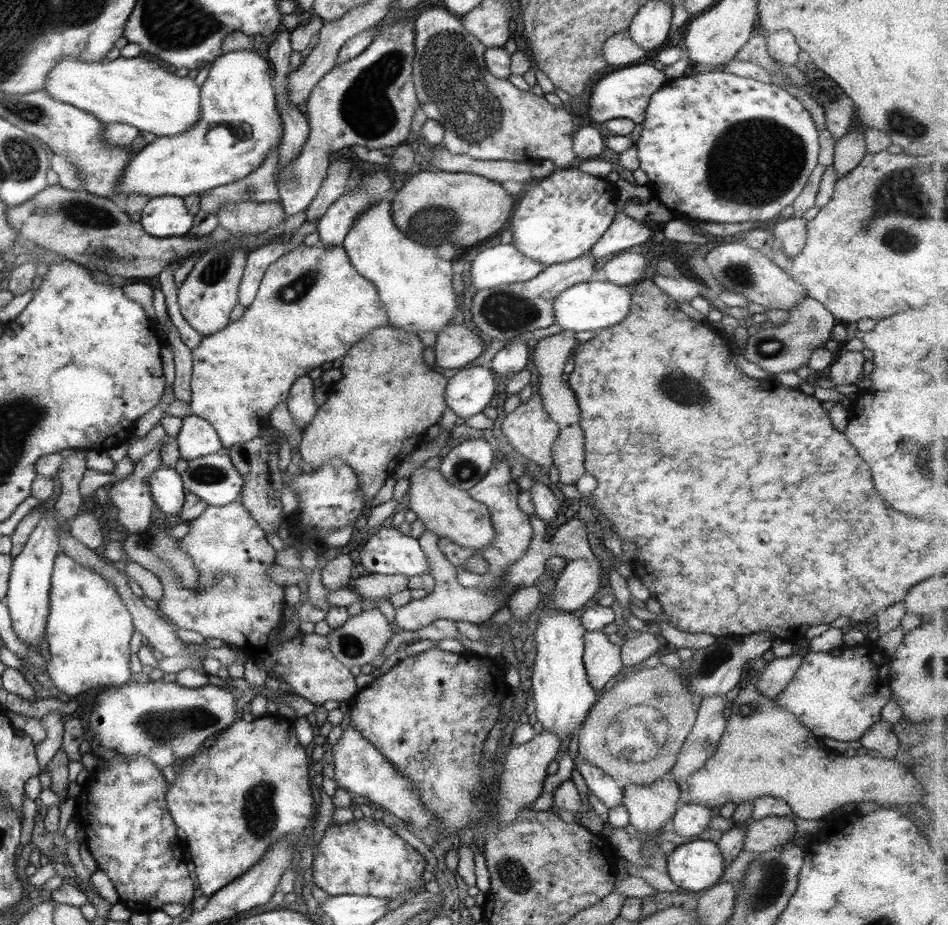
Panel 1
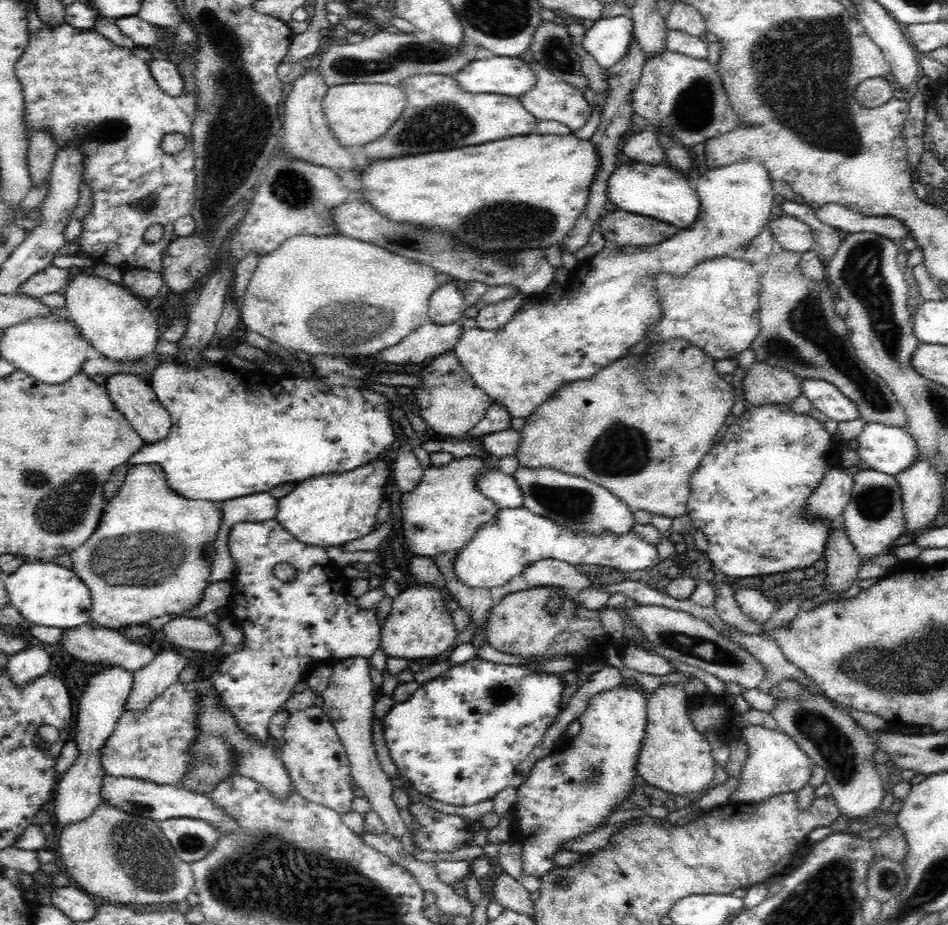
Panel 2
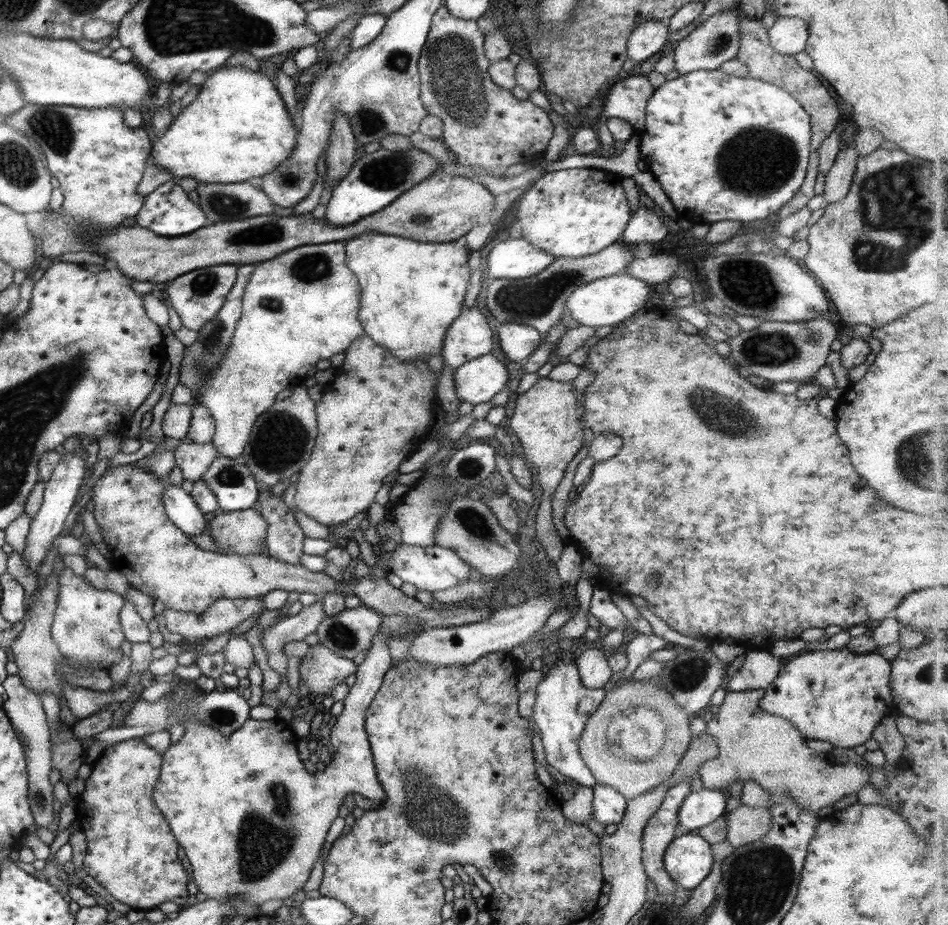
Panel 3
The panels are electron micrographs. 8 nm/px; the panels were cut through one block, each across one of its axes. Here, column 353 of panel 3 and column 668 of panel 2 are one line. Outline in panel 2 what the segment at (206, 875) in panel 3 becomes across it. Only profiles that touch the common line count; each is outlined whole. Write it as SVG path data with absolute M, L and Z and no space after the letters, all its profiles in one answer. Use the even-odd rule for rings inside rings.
M658 684L647 698L647 724L635 760L635 778L648 786L678 796L706 792L716 778L716 761L707 739L696 732L688 718L690 697L683 684Z

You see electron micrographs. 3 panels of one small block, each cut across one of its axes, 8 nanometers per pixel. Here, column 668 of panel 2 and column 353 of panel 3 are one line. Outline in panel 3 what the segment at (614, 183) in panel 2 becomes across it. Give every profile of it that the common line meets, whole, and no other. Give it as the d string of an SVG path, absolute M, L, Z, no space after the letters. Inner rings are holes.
M379 148L372 154L356 159L351 170L334 186L325 210L325 223L331 226L347 226L367 215L389 206L399 194L403 194L431 173L439 172L440 164L431 155L411 148L405 151L389 151Z

